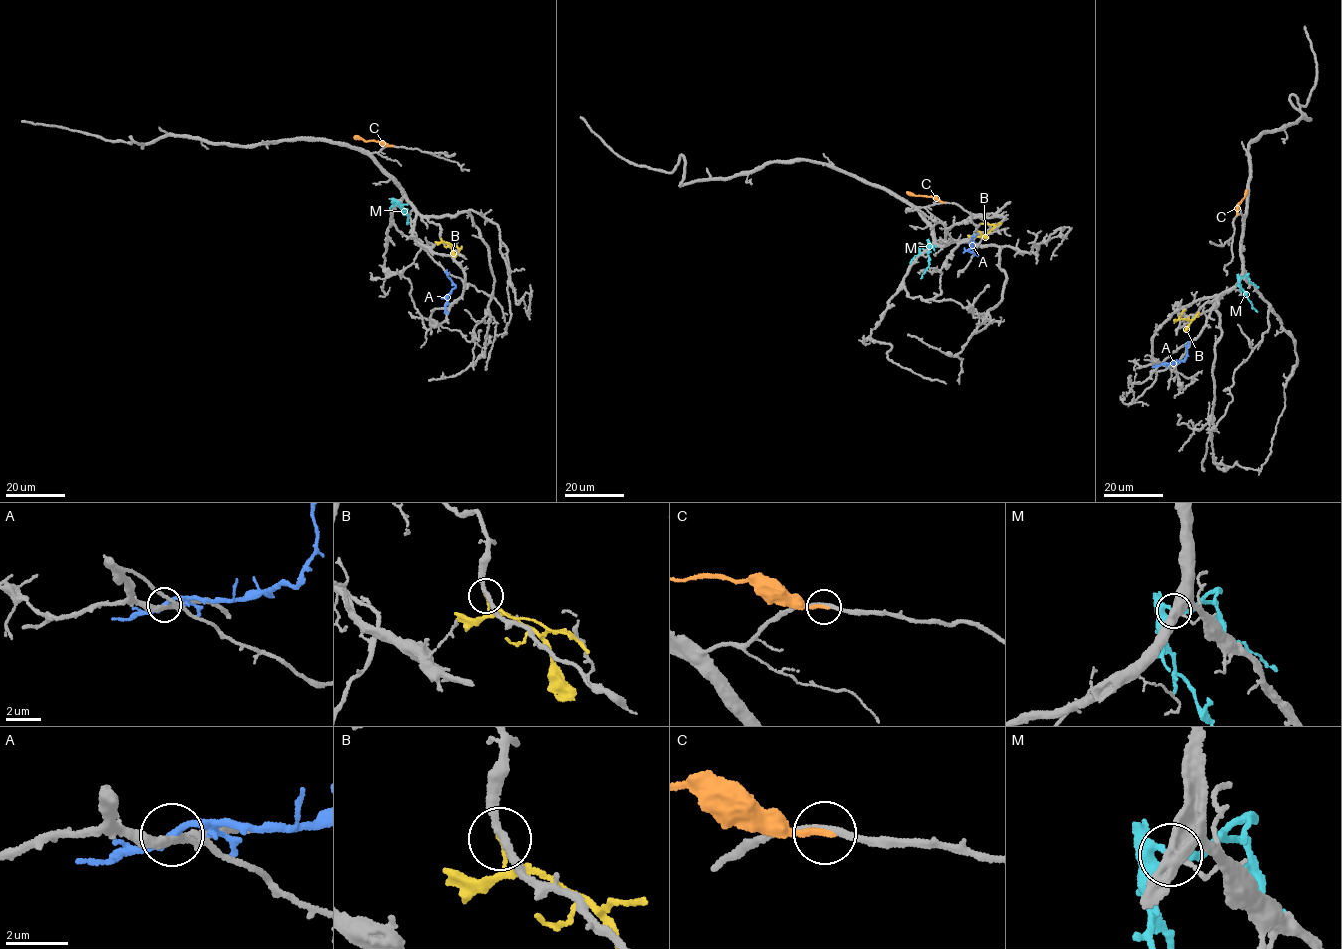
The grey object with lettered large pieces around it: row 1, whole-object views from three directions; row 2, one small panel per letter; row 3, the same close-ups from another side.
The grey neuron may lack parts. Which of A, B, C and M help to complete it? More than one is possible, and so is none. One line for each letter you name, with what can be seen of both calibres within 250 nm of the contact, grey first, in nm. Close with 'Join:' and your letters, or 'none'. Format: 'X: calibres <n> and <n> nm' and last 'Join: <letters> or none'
Join: none

